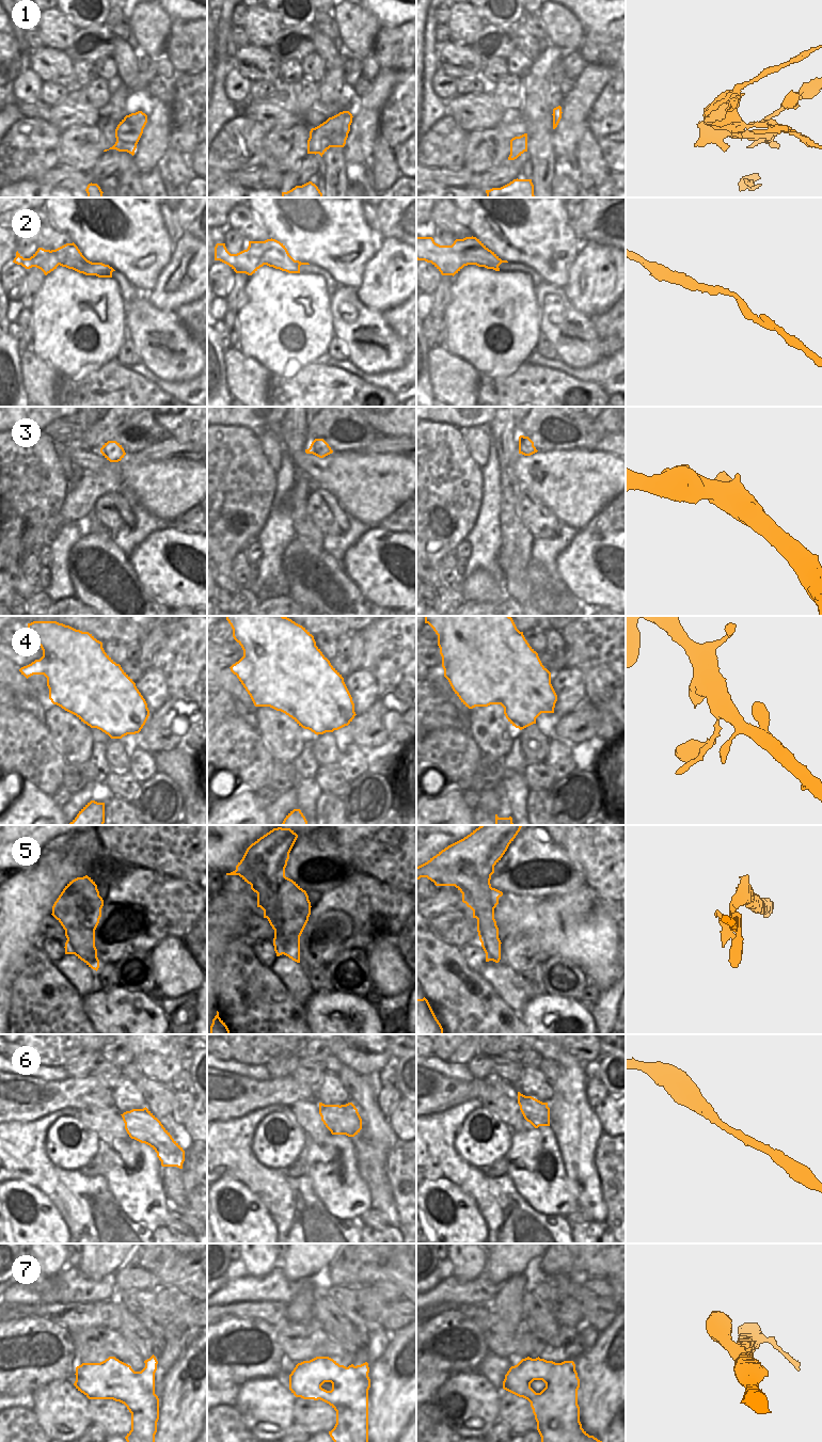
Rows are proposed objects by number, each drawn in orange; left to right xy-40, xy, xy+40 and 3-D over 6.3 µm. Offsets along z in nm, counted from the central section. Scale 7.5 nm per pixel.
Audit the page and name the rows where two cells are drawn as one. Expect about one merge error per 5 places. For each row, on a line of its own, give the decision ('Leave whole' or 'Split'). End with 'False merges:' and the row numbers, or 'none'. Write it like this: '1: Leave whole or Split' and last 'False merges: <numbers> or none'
1: Split
2: Leave whole
3: Leave whole
4: Leave whole
5: Leave whole
6: Leave whole
7: Leave whole
False merges: 1.

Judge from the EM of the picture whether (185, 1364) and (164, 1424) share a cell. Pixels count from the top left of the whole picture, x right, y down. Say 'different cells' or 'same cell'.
same cell

